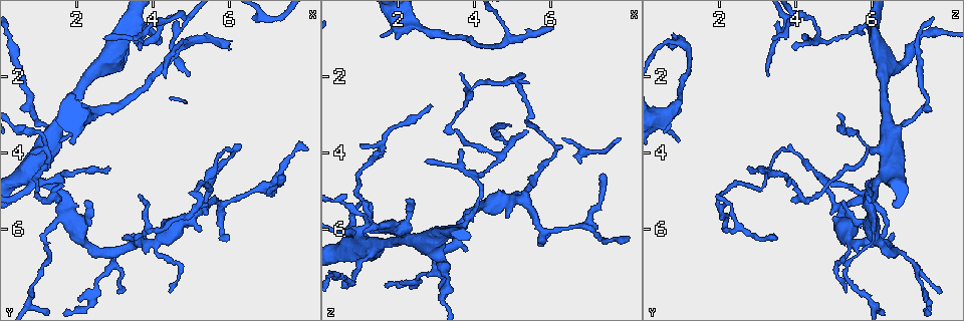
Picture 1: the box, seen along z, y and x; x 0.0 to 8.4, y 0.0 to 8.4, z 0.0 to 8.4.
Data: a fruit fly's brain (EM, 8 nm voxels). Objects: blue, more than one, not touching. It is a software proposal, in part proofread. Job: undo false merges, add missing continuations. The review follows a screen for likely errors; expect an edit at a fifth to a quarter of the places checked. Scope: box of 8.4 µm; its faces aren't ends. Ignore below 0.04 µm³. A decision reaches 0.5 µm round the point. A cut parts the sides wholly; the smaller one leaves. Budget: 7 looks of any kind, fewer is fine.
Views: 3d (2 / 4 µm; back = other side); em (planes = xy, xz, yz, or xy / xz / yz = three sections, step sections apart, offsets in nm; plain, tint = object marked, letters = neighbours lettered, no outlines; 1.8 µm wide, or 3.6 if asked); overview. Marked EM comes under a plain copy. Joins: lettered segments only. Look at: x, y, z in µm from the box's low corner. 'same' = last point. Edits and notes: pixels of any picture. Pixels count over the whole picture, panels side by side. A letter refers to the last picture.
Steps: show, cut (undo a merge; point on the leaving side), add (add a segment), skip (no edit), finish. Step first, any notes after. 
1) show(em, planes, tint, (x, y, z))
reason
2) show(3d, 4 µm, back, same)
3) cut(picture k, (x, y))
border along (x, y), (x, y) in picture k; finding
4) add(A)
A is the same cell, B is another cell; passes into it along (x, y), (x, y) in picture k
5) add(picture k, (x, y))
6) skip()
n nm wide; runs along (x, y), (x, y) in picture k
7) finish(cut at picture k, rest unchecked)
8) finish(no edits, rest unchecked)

show(em, xz, step 4, letters, (6.05, 1.15, 0.75))
free end

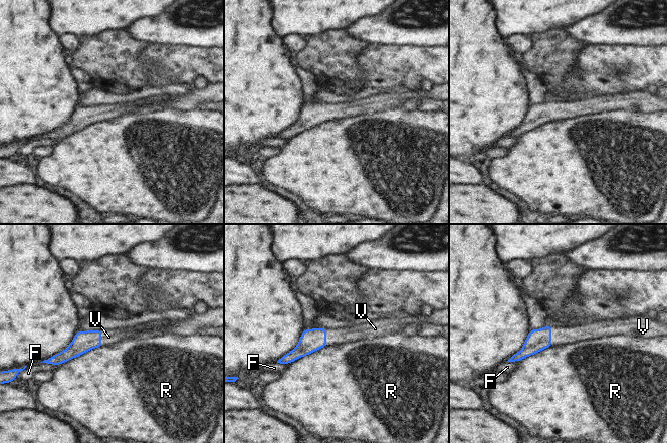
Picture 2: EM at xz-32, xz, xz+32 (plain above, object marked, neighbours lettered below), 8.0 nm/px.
show(em, planes, letters, same)

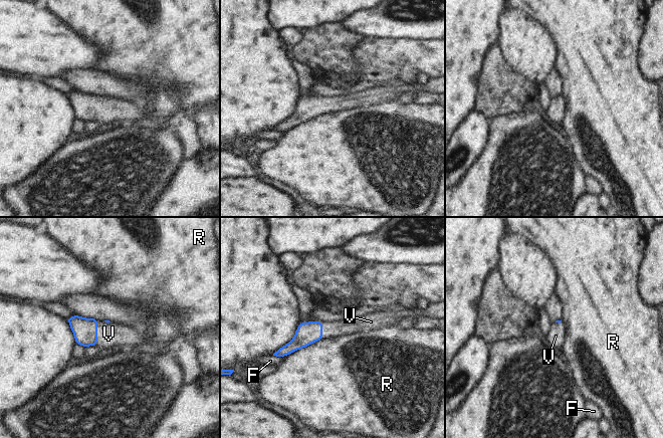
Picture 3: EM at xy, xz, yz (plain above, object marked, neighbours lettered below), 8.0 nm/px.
add(V)
V is the same cell, F and R are other cells; passes into it along (84, 331), (96, 333), (108, 334) in picture 3; the cell continues

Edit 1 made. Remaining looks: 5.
show(em, yz, step 4, letters, (2.75, 1.00, 4.15))
thin end

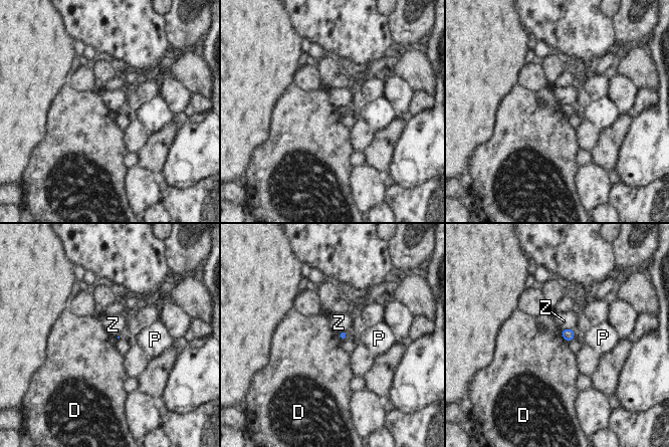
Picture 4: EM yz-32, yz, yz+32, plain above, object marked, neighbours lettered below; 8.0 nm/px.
show(em, planes, letters, same)

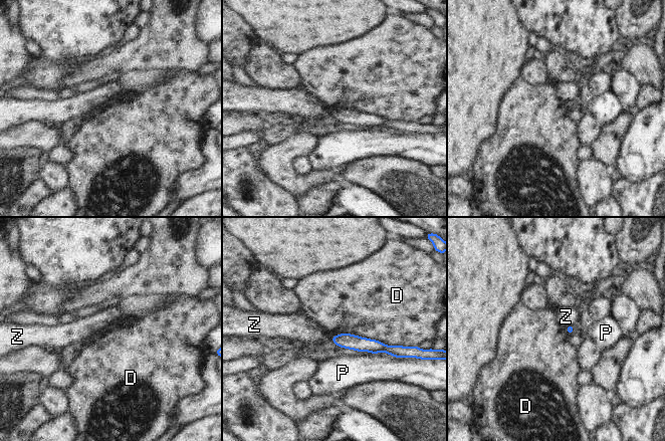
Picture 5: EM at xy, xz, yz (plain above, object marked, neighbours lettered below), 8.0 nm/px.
skip()
D touches over 550 nm; D, P and Z are other cells; runs along (335, 339), (374, 347), (392, 348) in picture 5; none of them fits

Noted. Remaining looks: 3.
show(em, planes, letters, (3.25, 0.95, 7.25))
thick turns thin

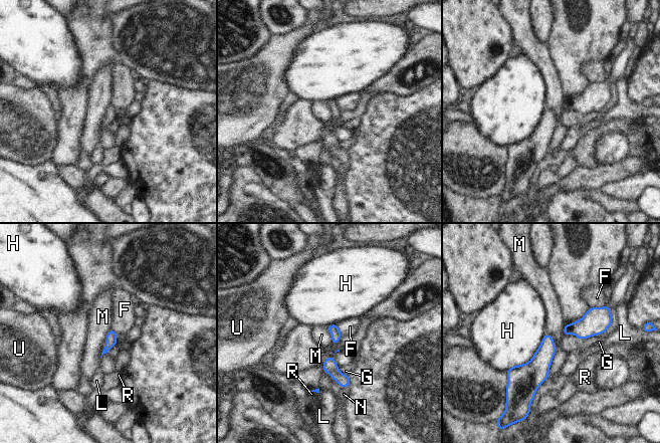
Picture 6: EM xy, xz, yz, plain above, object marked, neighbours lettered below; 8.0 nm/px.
add(N)
N is the same cell, F, G, H, L, M, R and U are other cells; passes into it along (330, 366), (345, 387), (344, 394) in picture 6; it goes on there

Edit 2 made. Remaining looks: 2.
finish(add at picture 3, add at picture 6, rest unchecked)

